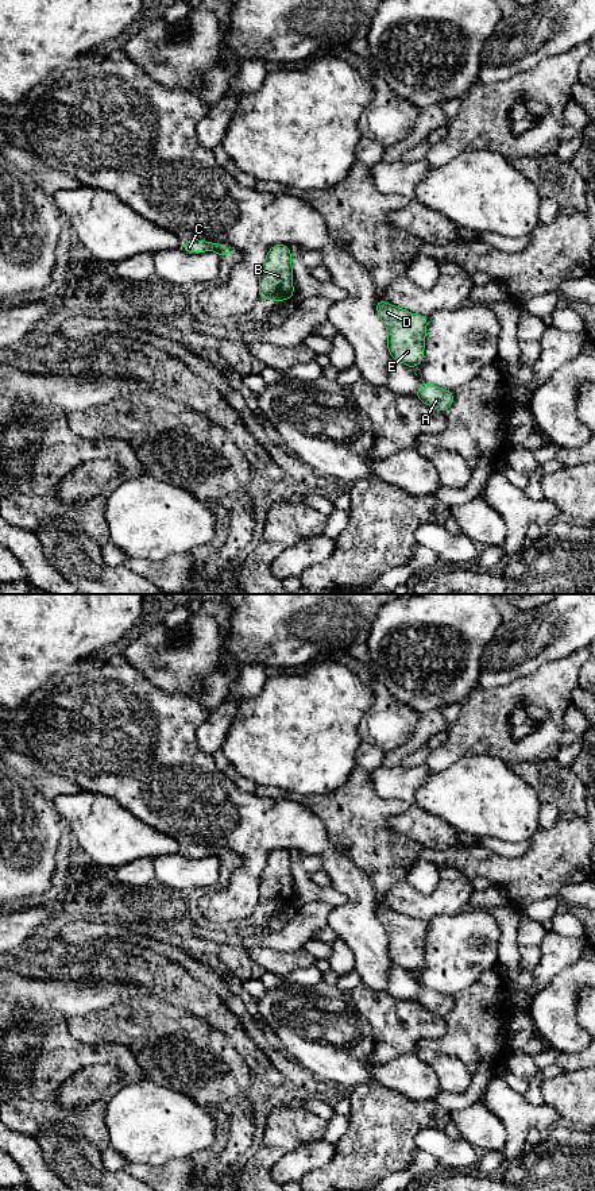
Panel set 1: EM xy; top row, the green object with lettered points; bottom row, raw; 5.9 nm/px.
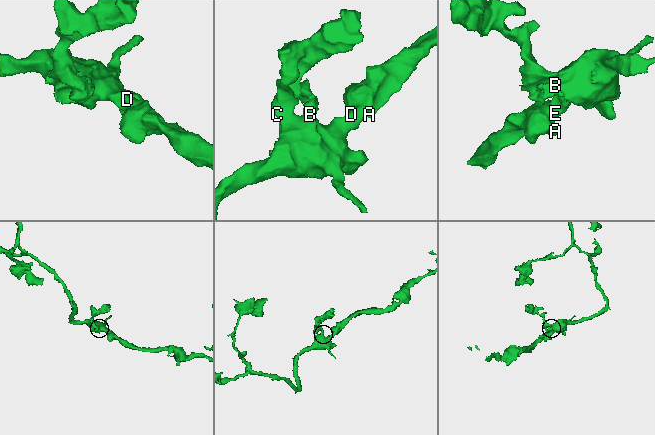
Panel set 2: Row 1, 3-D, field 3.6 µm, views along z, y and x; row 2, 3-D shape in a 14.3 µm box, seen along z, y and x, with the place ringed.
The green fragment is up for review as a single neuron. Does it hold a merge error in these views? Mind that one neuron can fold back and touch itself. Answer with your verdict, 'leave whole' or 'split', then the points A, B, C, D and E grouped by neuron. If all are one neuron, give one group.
leave whole | A B C D E

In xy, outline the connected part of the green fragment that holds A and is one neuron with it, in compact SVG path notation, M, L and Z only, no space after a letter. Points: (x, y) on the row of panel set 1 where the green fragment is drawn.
M422 381L416 397L443 413L452 405L455 398L451 390L440 389Z

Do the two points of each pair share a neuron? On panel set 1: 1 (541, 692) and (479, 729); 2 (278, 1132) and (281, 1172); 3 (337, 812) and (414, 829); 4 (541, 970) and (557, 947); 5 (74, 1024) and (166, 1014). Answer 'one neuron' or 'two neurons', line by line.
1: one neuron
2: two neurons
3: two neurons
4: one neuron
5: one neuron

